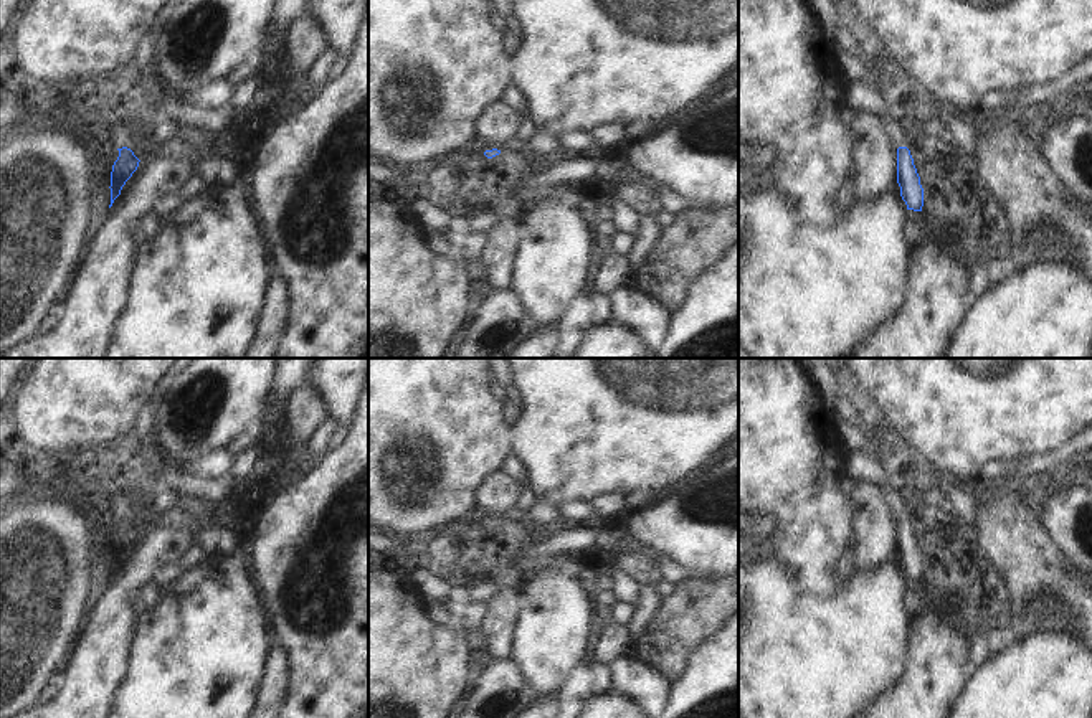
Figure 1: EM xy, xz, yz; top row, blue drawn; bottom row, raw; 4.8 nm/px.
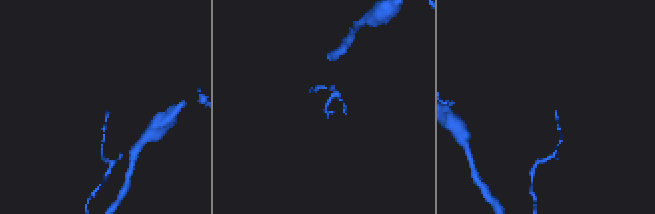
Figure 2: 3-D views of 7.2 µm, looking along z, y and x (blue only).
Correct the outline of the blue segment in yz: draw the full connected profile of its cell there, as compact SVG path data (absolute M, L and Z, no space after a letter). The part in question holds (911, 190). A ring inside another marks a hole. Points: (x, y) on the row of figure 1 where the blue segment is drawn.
M889 116L884 120L887 135L897 147L897 183L900 187L900 196L907 205L907 210L922 211L923 206L923 188L920 177L914 165L914 158L905 144L905 125L904 116Z

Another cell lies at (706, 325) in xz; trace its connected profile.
M738 243L689 284L654 358L738 358Z

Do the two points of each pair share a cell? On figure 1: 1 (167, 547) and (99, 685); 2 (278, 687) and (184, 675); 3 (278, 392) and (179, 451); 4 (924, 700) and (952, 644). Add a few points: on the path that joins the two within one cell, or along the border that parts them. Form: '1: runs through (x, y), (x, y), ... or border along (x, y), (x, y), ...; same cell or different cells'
1: runs through (131, 578), (114, 601), (111, 626), (101, 649); same cell
2: border along (270, 647), (255, 700); different cells
3: border along (275, 375), (266, 400), (266, 411), (253, 429); different cells
4: runs through (932, 687), (939, 657); same cell

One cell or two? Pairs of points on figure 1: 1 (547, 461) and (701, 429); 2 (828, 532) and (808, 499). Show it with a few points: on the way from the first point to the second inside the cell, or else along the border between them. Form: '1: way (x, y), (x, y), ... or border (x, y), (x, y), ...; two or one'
1: way (585, 431), (663, 429); one
2: way (820, 524), (811, 507); one

